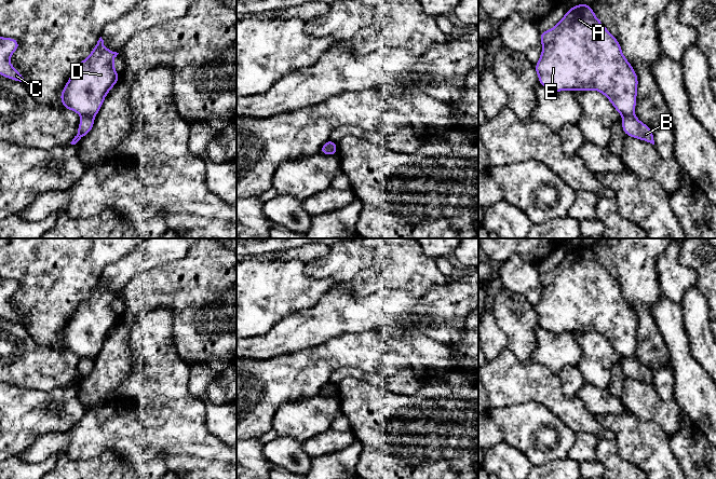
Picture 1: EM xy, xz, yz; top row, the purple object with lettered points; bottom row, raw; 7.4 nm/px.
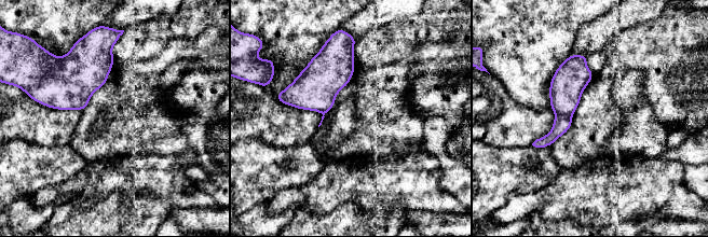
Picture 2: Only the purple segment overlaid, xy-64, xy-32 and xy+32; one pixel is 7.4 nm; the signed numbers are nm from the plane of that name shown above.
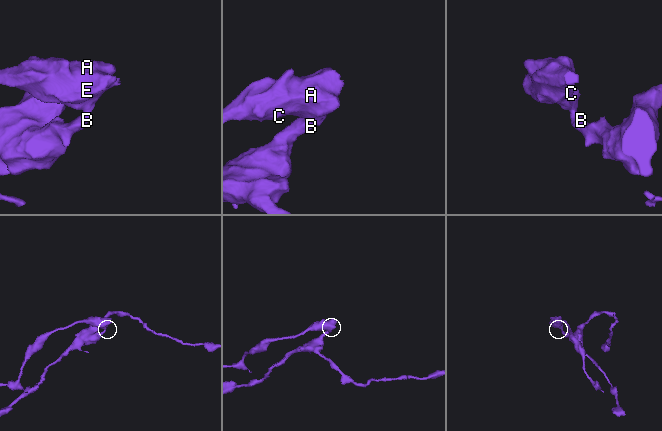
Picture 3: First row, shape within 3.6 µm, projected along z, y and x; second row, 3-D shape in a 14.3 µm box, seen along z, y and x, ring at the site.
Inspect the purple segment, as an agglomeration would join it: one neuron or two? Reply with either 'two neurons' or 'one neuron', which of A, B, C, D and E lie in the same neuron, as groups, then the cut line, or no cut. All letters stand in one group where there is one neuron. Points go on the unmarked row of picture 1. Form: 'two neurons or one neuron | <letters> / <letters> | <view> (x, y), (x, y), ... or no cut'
two neurons | A C D E / B | xy (82, 357), (91, 357), (93, 359)

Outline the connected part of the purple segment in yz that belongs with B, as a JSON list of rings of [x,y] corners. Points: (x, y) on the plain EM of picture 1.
[[[635,356],[622,358],[622,371],[626,378],[631,378],[654,386],[652,371],[640,364]]]

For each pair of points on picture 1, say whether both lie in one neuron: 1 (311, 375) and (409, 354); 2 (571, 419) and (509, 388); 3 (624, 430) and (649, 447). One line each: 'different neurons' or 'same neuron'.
1: same neuron
2: same neuron
3: same neuron

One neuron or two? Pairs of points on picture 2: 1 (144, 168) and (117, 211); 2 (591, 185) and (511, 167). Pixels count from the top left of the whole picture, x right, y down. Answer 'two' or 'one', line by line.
1: two
2: two

